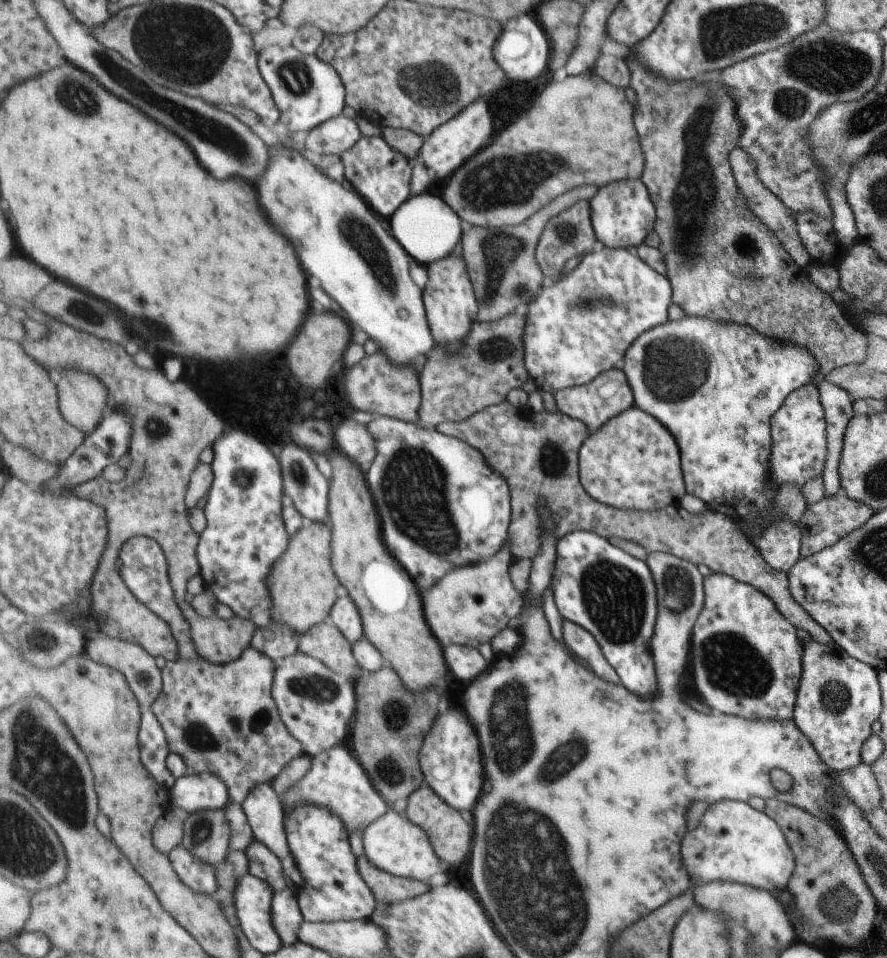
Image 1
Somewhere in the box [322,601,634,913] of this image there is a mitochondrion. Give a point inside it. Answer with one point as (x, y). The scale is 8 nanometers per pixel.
(509, 722)

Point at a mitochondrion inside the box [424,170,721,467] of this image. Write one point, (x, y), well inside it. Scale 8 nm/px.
(672, 369)

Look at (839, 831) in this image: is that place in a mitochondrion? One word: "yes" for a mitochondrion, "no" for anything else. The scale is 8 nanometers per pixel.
no

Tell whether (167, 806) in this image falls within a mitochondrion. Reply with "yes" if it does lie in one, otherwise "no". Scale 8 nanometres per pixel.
no

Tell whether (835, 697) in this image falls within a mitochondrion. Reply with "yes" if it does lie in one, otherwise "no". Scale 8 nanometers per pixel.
yes

